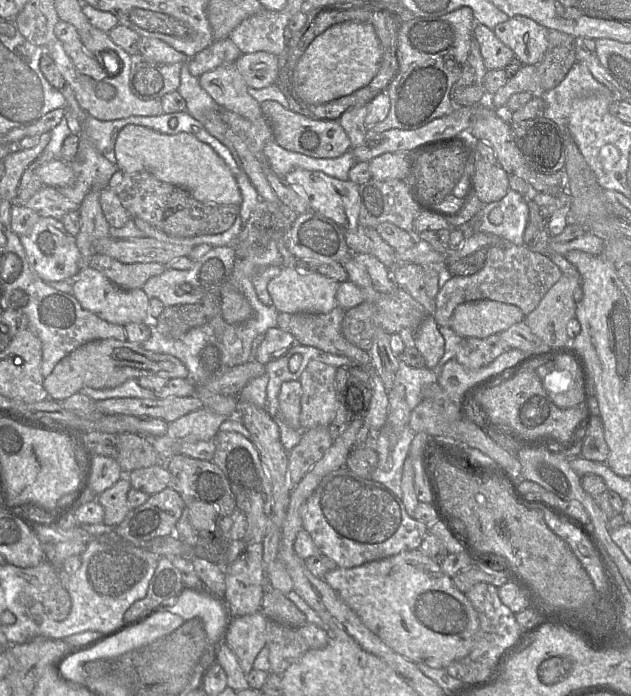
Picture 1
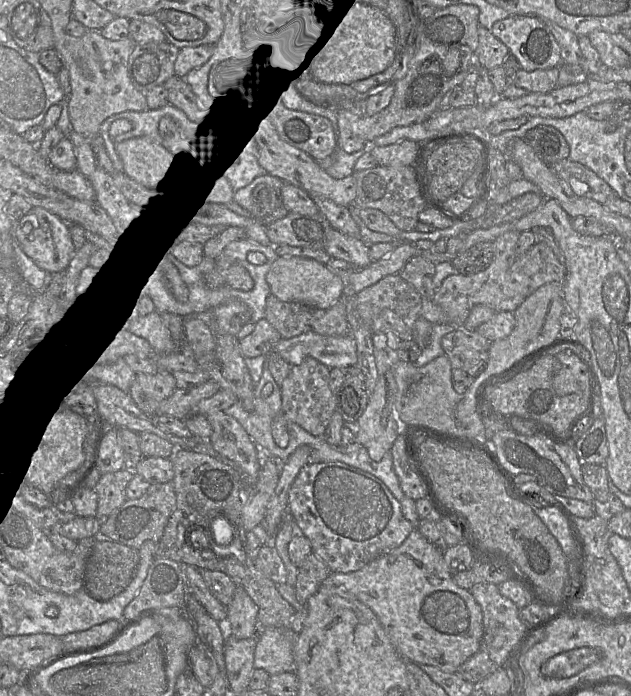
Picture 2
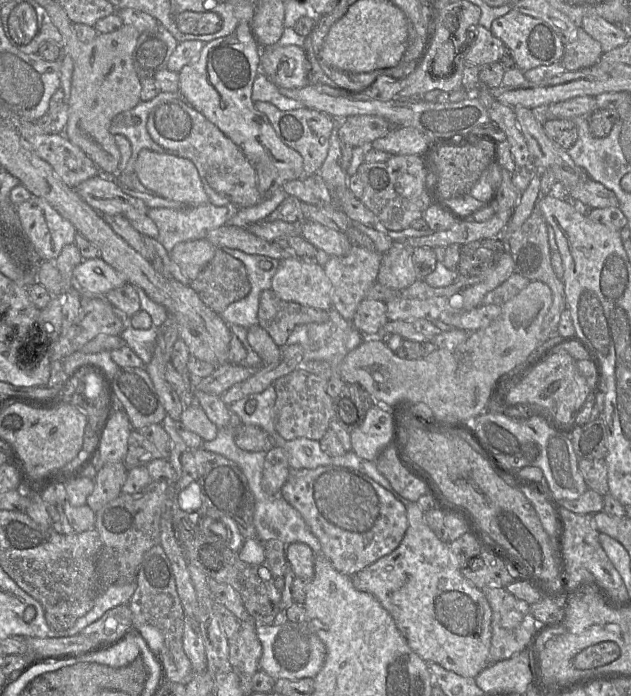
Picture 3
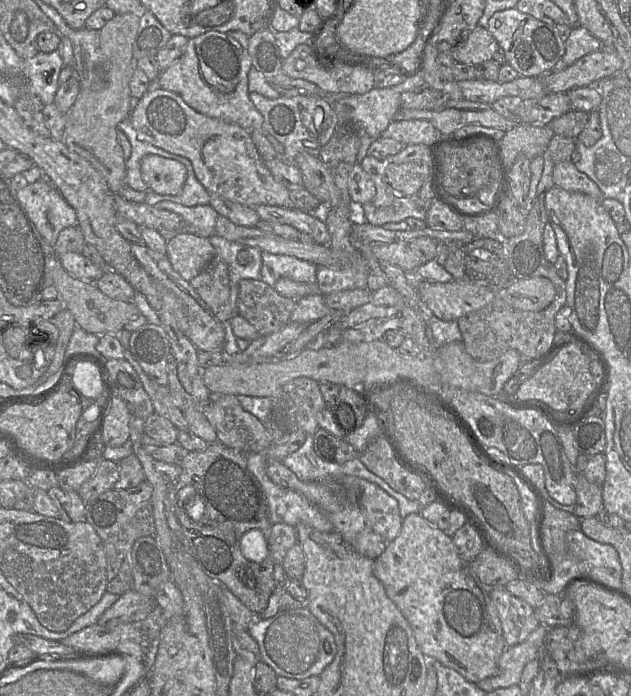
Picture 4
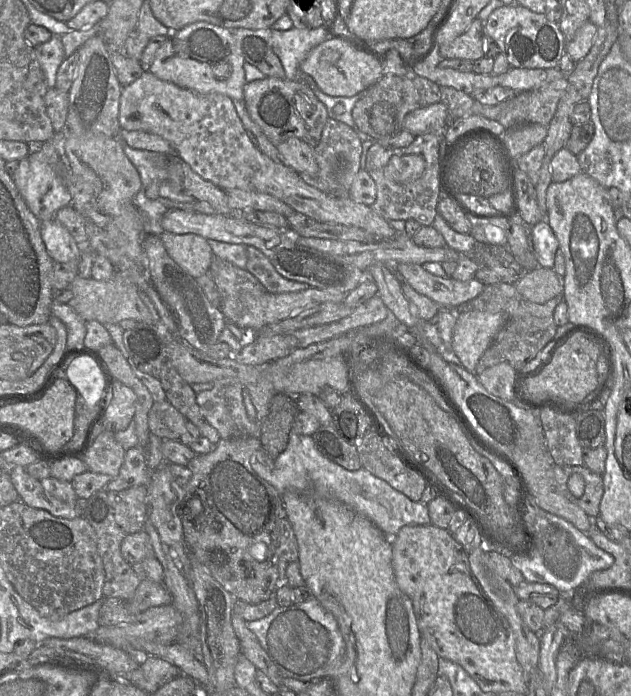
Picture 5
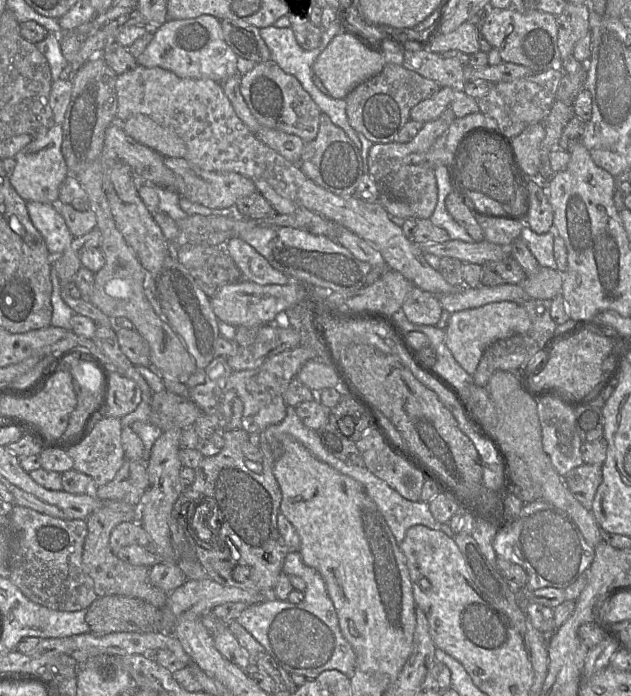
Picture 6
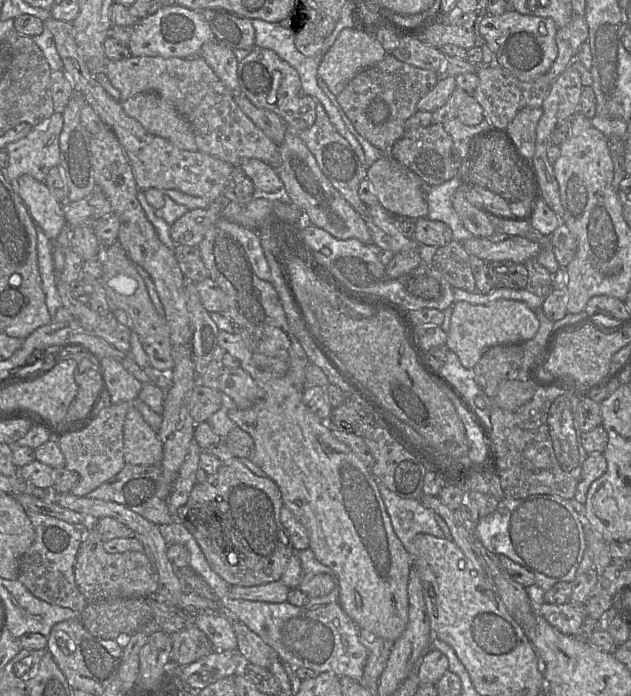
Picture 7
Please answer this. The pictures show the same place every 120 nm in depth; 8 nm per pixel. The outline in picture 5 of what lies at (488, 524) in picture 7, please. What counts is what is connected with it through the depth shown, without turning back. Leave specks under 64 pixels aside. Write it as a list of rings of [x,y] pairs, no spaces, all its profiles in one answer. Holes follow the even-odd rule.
[[[545,512],[544,518],[536,516],[540,531],[534,534],[531,552],[528,555],[510,555],[510,559],[525,581],[549,584],[561,595],[570,595],[583,587],[593,572],[610,568],[615,560],[611,554],[596,546],[587,533],[564,518]]]

